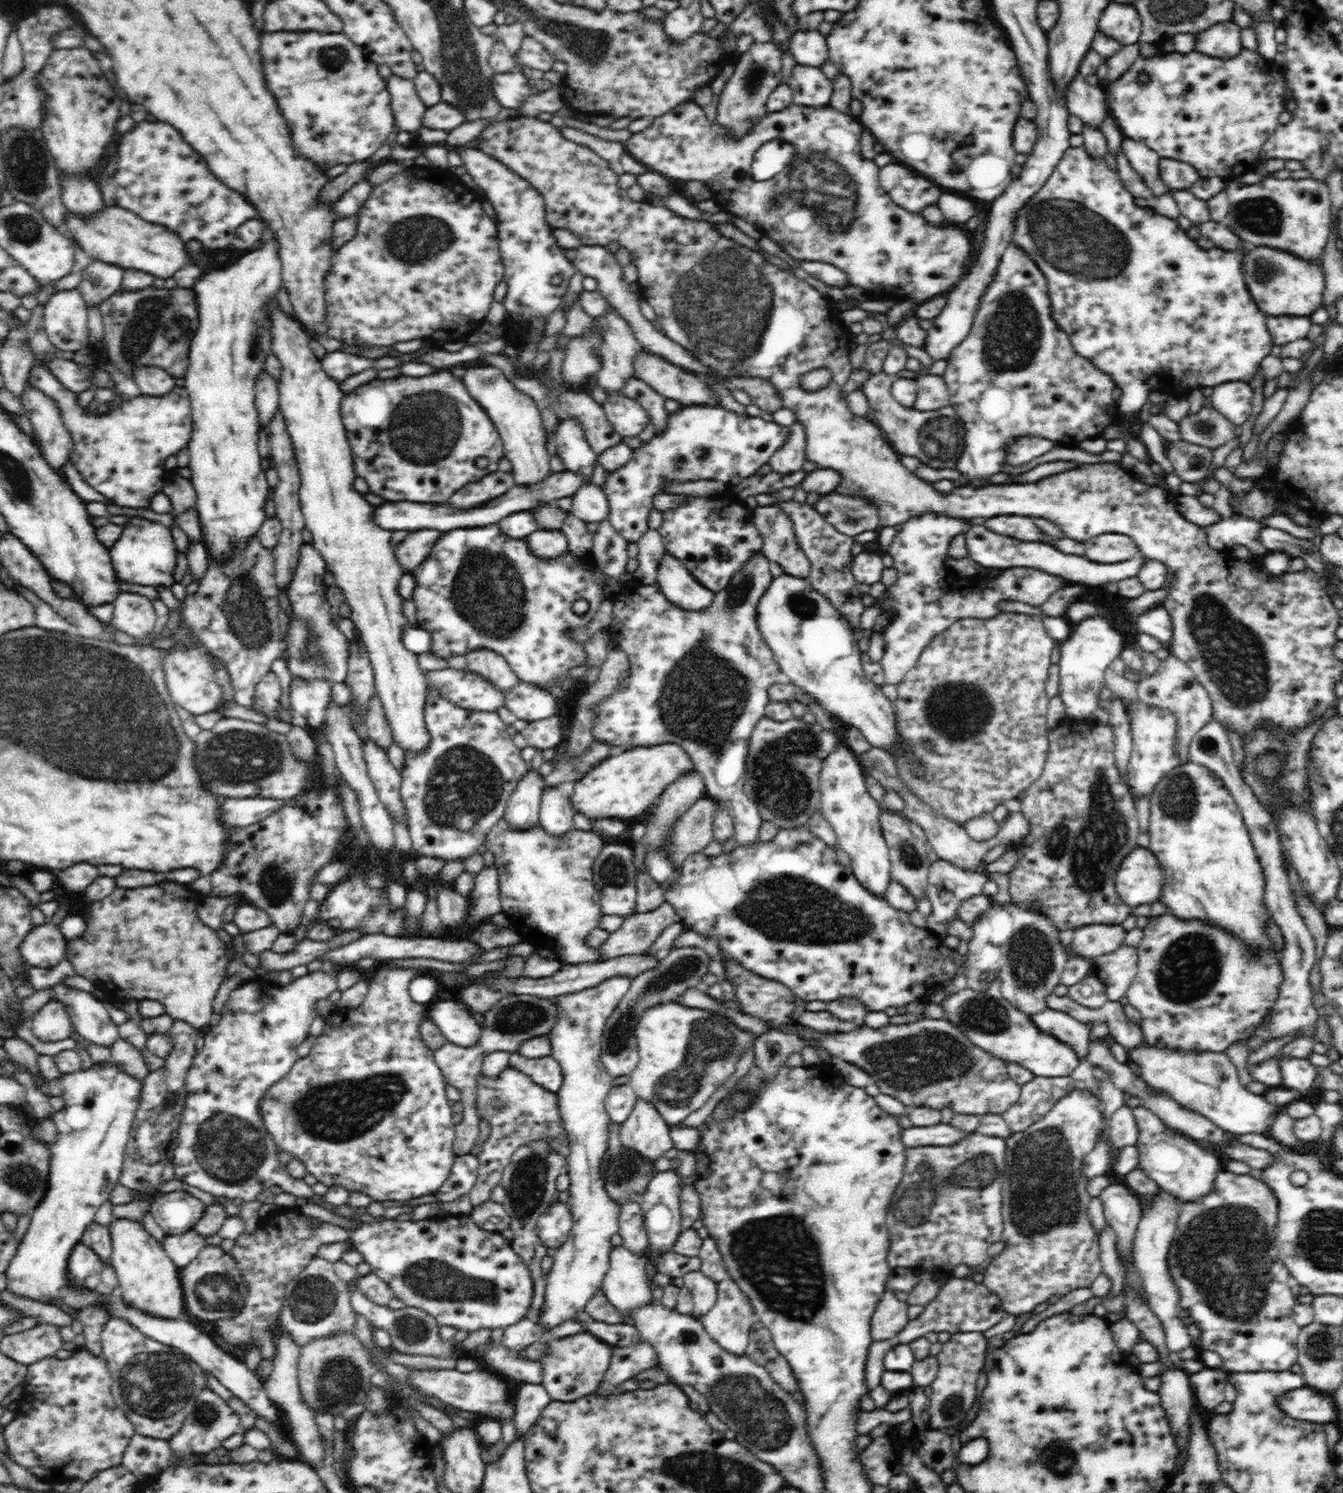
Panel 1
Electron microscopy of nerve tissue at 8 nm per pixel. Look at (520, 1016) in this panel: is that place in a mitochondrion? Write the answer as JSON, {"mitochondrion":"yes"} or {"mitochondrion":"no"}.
{"mitochondrion":"yes"}

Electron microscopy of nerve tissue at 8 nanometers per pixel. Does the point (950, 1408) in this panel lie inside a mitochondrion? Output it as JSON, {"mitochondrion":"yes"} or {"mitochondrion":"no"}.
{"mitochondrion":"yes"}

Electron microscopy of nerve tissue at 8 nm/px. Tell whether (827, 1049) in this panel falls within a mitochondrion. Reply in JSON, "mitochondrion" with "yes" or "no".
{"mitochondrion":"no"}

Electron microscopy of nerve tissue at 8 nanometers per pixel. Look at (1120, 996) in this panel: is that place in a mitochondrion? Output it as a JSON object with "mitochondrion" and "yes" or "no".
{"mitochondrion":"no"}

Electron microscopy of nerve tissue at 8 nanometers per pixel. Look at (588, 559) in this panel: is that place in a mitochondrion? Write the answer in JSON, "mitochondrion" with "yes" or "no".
{"mitochondrion":"no"}

